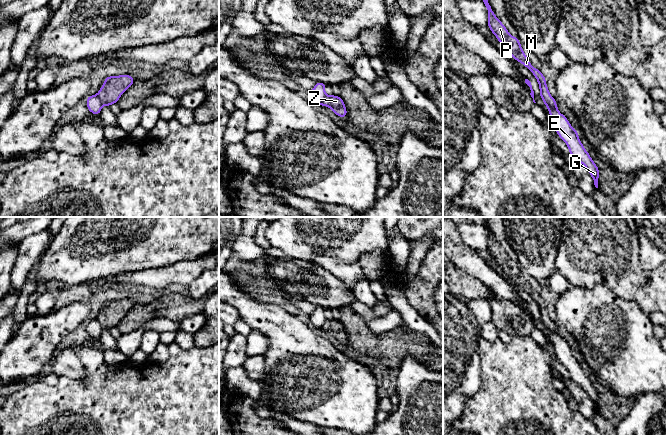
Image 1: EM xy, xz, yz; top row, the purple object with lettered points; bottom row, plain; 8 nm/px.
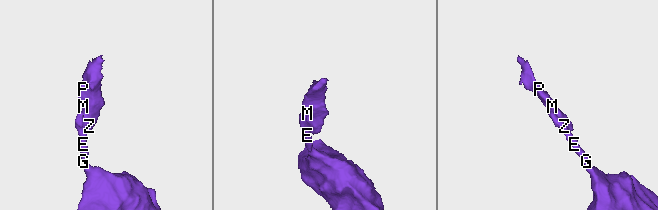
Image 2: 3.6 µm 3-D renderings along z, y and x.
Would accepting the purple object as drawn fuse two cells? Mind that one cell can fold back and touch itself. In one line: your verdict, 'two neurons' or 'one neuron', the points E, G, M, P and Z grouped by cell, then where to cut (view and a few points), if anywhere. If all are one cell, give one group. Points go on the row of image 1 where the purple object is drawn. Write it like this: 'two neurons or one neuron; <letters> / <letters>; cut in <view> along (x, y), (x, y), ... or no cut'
two neurons; E G / M P Z; cut in yz along (540, 91), (543, 99), (548, 104), (556, 107)

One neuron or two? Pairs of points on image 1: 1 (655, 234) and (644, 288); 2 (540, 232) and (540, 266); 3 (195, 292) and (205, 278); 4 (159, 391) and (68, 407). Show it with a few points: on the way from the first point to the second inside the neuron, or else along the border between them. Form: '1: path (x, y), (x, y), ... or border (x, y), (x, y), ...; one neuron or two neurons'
1: border (639, 247), (639, 263), (645, 269), (655, 270); two neurons
2: path (540, 240), (540, 258); one neuron
3: path (198, 289), (205, 281); one neuron
4: path (136, 407), (91, 407); one neuron

